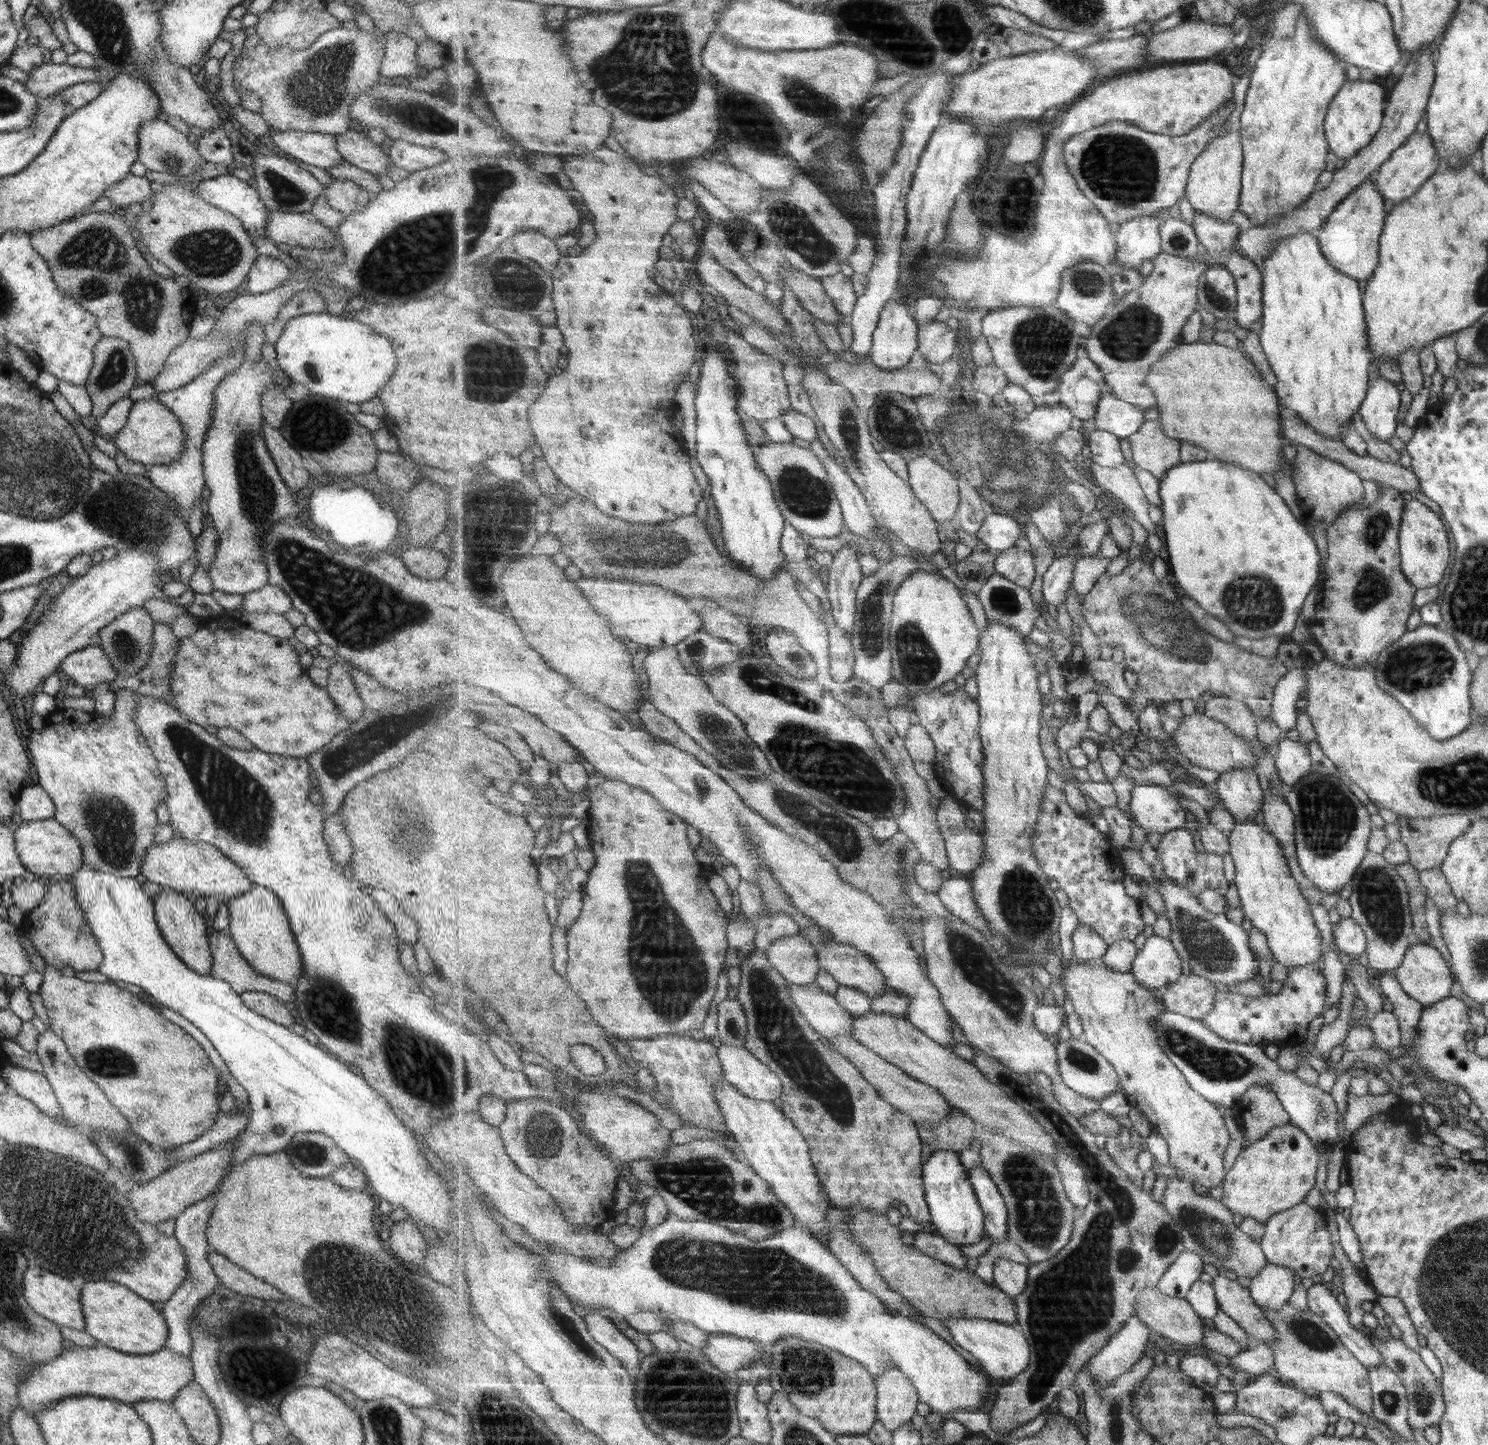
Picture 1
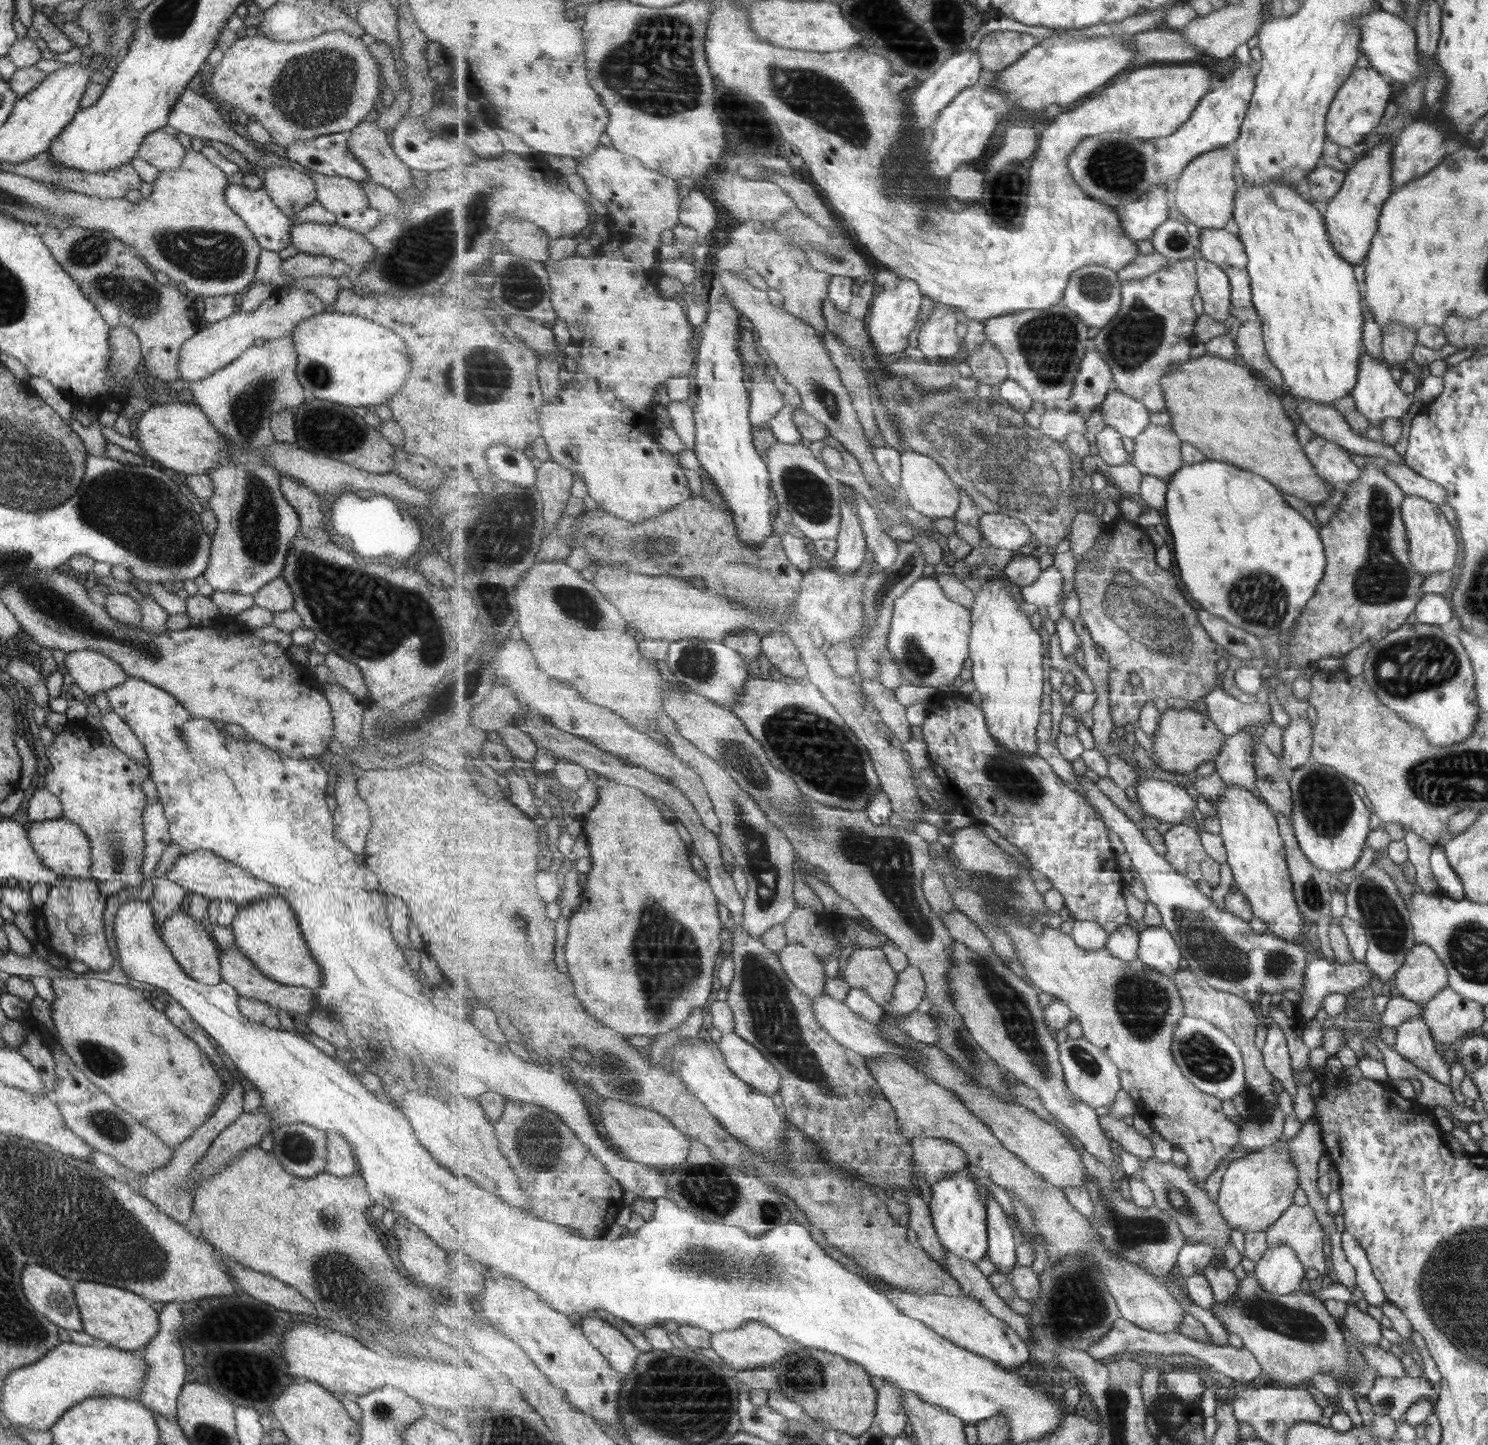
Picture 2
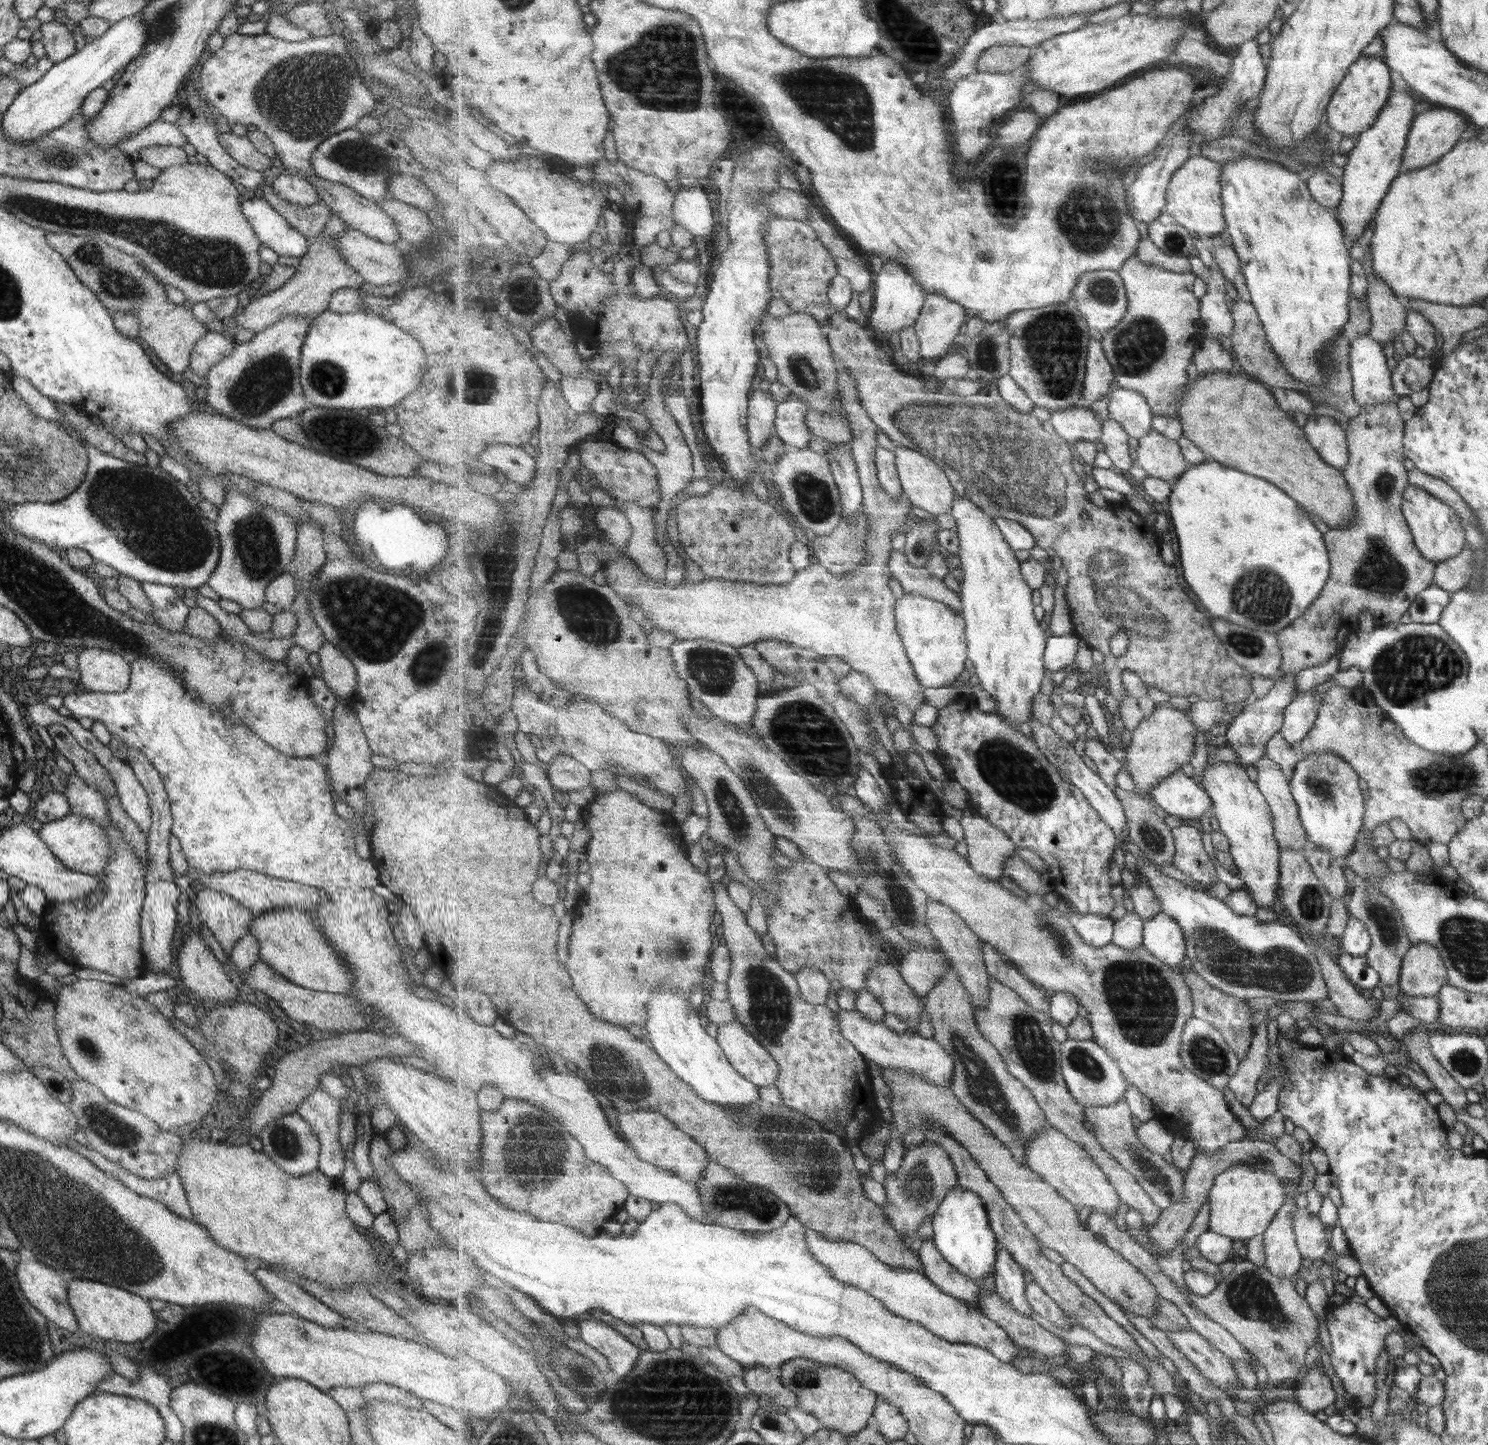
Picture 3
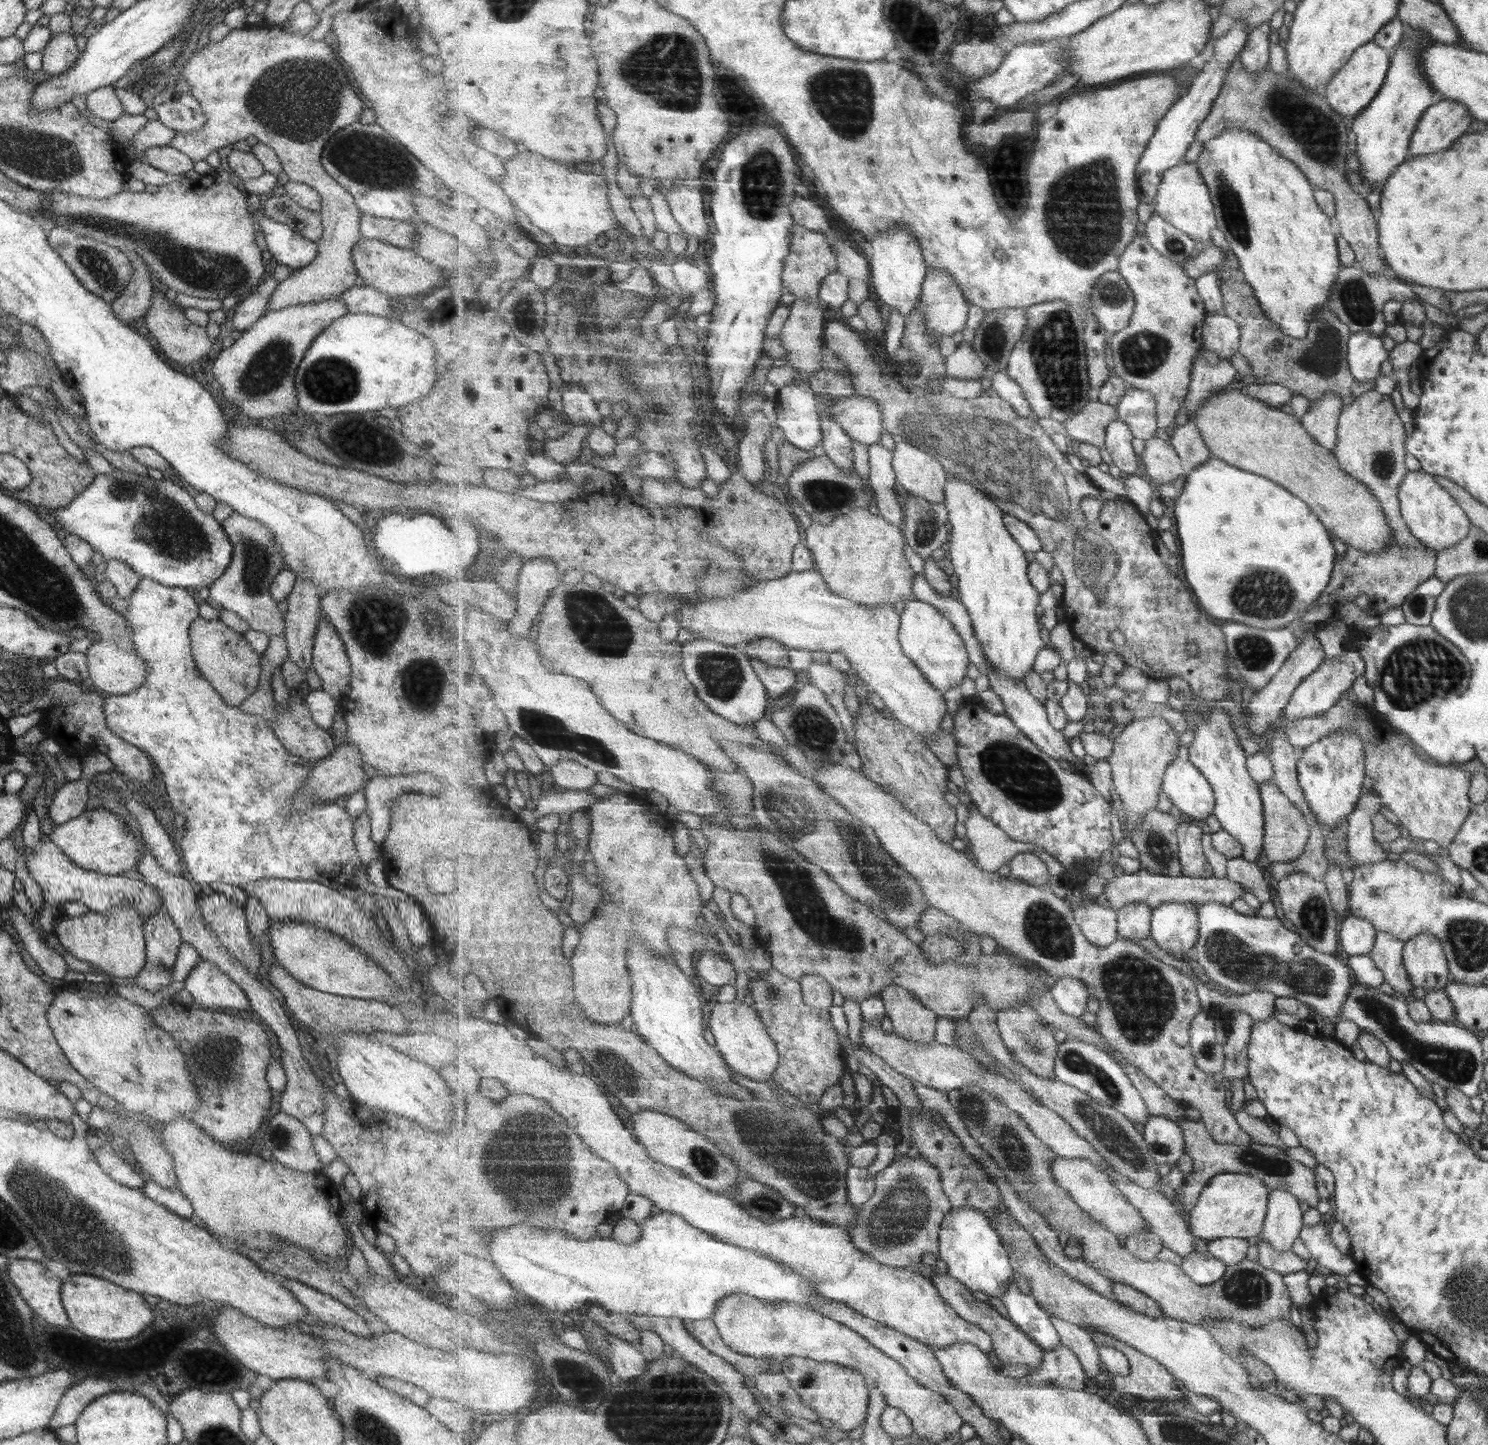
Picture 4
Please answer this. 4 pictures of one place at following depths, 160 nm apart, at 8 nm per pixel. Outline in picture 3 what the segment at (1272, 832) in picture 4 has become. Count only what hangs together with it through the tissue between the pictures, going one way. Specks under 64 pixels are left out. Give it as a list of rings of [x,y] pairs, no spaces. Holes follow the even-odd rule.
[[[1262,756],[1255,762],[1255,783],[1270,808],[1274,837],[1279,852],[1302,852],[1306,836],[1298,819],[1298,808],[1291,796],[1288,782],[1279,767]]]

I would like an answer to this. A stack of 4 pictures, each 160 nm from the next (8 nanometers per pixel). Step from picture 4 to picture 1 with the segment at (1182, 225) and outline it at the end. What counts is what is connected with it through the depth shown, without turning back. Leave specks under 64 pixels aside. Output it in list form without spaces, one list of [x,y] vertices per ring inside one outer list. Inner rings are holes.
[[[1237,128],[1209,142],[1193,163],[1186,188],[1185,197],[1195,211],[1222,221],[1231,221],[1233,214],[1240,208],[1244,158],[1244,144]]]

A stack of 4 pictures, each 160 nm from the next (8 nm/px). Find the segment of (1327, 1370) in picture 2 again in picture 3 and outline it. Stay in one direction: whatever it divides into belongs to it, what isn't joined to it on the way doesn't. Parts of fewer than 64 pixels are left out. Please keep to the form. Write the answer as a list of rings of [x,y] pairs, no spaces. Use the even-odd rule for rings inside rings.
[[[1209,1196],[1198,1212],[1194,1223],[1189,1230],[1188,1238],[1185,1242],[1175,1250],[1170,1250],[1168,1254],[1157,1256],[1159,1266],[1162,1271],[1172,1278],[1178,1284],[1178,1287],[1188,1296],[1188,1299],[1198,1308],[1201,1309],[1213,1322],[1217,1322],[1235,1336],[1241,1345],[1245,1346],[1245,1351],[1250,1352],[1257,1362],[1265,1369],[1268,1376],[1269,1385],[1276,1385],[1279,1382],[1288,1383],[1291,1380],[1300,1379],[1303,1374],[1303,1357],[1307,1346],[1313,1346],[1313,1341],[1318,1338],[1317,1318],[1305,1299],[1295,1292],[1294,1284],[1287,1278],[1281,1278],[1276,1274],[1271,1274],[1263,1266],[1255,1266],[1252,1262],[1244,1259],[1237,1263],[1235,1269],[1225,1278],[1221,1279],[1217,1288],[1209,1296],[1201,1296],[1193,1292],[1185,1280],[1185,1268],[1183,1262],[1186,1260],[1186,1248],[1194,1246],[1198,1243],[1199,1237],[1210,1230],[1210,1204]]]

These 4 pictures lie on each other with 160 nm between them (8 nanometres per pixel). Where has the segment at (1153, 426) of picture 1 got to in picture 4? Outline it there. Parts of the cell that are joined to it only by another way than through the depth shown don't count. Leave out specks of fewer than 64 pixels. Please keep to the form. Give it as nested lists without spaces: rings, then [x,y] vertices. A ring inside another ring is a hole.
[[[1157,437],[1147,440],[1145,451],[1142,452],[1141,457],[1146,464],[1147,474],[1159,484],[1170,483],[1185,475],[1183,471],[1185,461],[1170,441]]]

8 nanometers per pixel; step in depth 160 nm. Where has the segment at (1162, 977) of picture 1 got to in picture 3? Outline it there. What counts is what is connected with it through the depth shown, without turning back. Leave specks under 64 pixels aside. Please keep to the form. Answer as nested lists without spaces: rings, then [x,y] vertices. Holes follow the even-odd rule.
[[[1163,912],[1145,922],[1143,945],[1171,967],[1181,967],[1181,962],[1188,957],[1183,929],[1175,919]]]

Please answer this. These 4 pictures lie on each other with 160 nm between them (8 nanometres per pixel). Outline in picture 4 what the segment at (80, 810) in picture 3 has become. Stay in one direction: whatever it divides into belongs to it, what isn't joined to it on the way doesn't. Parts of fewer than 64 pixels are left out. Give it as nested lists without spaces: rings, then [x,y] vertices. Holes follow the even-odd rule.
[[[123,901],[105,914],[88,912],[77,918],[59,914],[51,934],[57,938],[63,950],[77,960],[88,962],[109,977],[133,979],[145,964],[143,922],[135,908],[127,903]]]

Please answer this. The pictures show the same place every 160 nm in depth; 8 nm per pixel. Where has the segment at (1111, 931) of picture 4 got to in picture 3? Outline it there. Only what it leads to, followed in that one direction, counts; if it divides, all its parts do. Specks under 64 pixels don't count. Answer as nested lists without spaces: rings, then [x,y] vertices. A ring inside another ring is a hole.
[[[1070,910],[1069,921],[1089,945],[1105,948],[1114,942],[1115,921],[1109,917]]]

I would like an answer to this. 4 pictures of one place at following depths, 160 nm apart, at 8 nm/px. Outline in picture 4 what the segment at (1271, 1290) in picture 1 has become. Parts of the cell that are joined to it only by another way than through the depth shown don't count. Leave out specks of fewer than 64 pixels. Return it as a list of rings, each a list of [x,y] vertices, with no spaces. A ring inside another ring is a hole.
[[[1267,1189],[1267,1213],[1264,1217],[1260,1238],[1267,1241],[1273,1250],[1290,1250],[1303,1225],[1302,1213],[1296,1198],[1286,1190]]]

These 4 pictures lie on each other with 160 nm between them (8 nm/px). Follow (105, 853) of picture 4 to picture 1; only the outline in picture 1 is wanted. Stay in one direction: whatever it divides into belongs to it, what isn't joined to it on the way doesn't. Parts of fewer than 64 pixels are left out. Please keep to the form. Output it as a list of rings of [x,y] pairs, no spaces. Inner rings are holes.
[[[51,819],[42,821],[21,822],[15,829],[13,845],[23,869],[33,878],[67,878],[79,870],[83,858],[79,843],[57,821]]]

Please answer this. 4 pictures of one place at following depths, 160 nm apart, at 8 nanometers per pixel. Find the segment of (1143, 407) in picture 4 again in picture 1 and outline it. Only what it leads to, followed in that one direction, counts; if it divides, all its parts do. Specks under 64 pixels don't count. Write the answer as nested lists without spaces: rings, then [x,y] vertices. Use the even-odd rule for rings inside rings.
[[[1108,392],[1097,406],[1094,419],[1096,429],[1107,430],[1119,439],[1128,438],[1139,431],[1146,421],[1141,407],[1124,402]]]

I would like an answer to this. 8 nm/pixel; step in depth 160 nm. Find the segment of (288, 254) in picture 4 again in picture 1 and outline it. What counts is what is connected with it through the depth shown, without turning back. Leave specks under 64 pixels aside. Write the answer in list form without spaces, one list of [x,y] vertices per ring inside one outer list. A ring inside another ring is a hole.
[[[221,175],[216,178],[203,180],[201,184],[195,183],[192,186],[192,192],[198,194],[201,200],[204,200],[211,206],[231,213],[241,223],[241,226],[249,236],[266,237],[264,236],[264,226],[268,209],[259,200],[257,191],[251,183],[241,182],[241,180],[234,178],[232,175]]]

